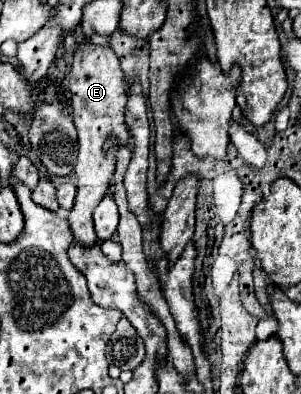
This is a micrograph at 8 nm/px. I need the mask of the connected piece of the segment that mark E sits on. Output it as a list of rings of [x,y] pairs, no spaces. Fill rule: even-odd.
[[[94,34],[90,37],[91,43],[80,43],[74,49],[72,69],[70,69],[70,93],[72,93],[72,111],[74,123],[78,129],[78,161],[74,167],[78,179],[78,193],[74,209],[70,211],[70,229],[72,235],[84,243],[92,245],[96,241],[92,211],[102,201],[110,187],[110,179],[114,173],[114,153],[104,153],[104,143],[110,135],[116,135],[120,141],[128,143],[128,127],[124,123],[124,109],[126,109],[126,81],[120,69],[120,61],[110,47],[110,37]]]

